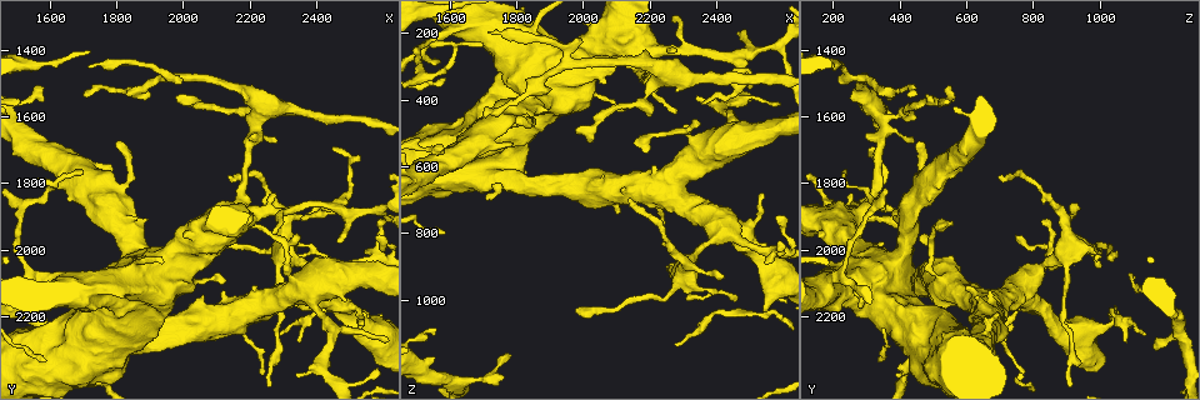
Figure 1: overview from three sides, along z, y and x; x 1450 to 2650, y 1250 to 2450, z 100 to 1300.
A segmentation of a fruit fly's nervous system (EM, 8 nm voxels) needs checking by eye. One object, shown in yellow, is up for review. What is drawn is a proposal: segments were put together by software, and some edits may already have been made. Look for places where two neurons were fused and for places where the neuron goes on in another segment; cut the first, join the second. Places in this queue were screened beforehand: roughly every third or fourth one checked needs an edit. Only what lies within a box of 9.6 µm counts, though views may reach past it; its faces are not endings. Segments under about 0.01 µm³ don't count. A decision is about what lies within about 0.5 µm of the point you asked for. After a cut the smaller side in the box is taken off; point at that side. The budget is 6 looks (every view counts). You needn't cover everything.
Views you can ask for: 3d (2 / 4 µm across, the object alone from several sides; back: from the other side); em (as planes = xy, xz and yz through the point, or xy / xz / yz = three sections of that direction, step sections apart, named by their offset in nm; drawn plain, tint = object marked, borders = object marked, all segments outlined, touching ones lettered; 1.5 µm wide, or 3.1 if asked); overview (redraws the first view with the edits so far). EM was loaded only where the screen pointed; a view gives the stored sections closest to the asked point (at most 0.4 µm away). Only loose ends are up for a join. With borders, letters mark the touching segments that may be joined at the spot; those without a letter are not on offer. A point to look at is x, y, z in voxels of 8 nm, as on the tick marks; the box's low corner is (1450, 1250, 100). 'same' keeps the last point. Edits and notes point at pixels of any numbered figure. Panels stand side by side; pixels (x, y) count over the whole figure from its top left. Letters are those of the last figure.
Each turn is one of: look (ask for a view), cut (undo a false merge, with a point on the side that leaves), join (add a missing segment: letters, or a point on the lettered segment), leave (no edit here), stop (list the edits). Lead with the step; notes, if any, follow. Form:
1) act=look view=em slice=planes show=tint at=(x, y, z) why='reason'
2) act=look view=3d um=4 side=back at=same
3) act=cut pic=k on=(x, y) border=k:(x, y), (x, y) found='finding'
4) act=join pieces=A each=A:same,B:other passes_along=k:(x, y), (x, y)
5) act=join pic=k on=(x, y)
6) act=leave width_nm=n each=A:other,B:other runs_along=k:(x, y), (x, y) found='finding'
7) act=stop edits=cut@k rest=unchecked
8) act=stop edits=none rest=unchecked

act=look view=3d um=4 at=(1800, 1670, 470) why='branch stops here'

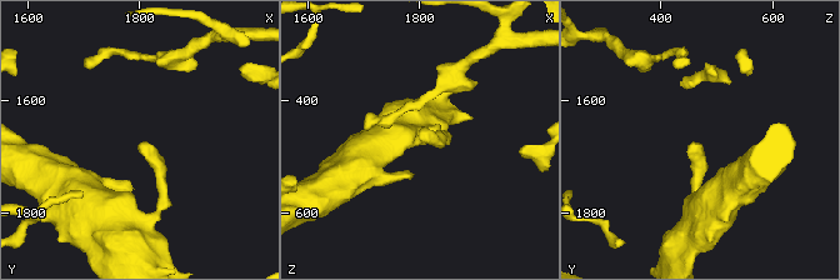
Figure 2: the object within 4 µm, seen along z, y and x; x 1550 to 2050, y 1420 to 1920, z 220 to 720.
act=look view=em slice=xz step=8 show=borders at=(1800, 1680, 470)

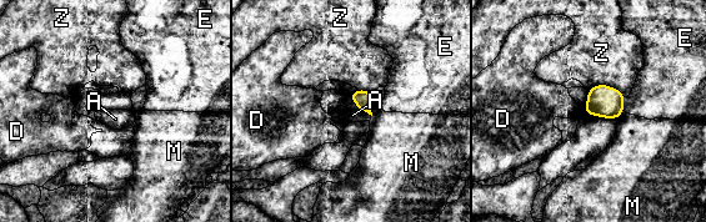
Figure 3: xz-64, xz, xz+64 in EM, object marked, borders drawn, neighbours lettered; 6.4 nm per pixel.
act=leave each=A:other,D:other,E:other,M:other,Z:other border=3:(356, 109), (371, 115) found='no lettered segment goes on from it'

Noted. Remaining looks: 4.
act=look view=em slice=yz step=4 show=borders at=(2420, 2360, 430) why='thick turns thin'

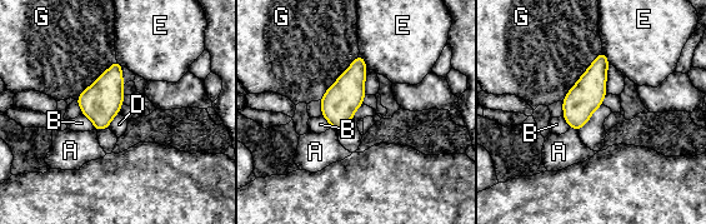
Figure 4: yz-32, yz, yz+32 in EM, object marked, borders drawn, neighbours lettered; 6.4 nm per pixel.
act=leave each=A:other,B:other,D:other,E:other,G:other border=4:(570, 127), (576, 130) found='one neuron here'

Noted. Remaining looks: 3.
act=look view=em slice=planes show=borders at=(2240, 2000, 1000) why='thick turns thin'

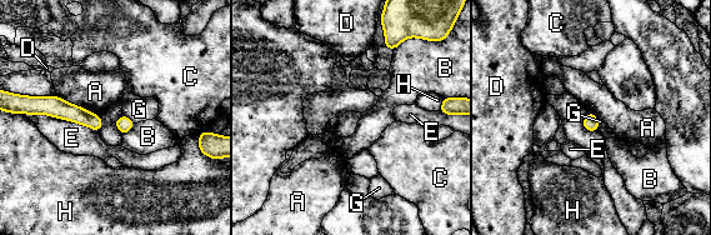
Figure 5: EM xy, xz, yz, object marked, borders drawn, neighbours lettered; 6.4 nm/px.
act=leave width_nm=100 longest_contact=E:480nm each=A:other,B:other,C:other,D:other,E:other,G:other,H:other found='continuous, no second neuron'

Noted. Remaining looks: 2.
act=stop edits=none rest=unchecked

